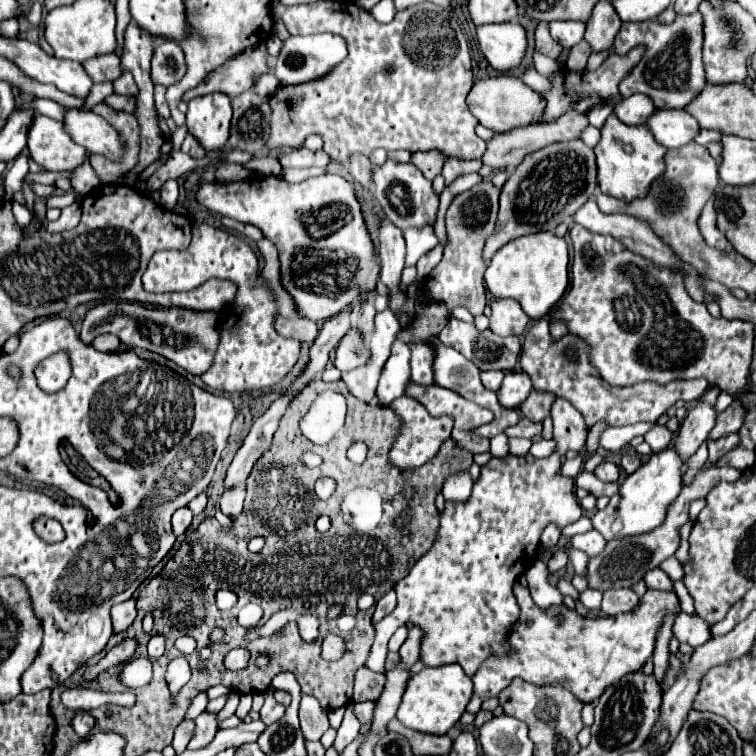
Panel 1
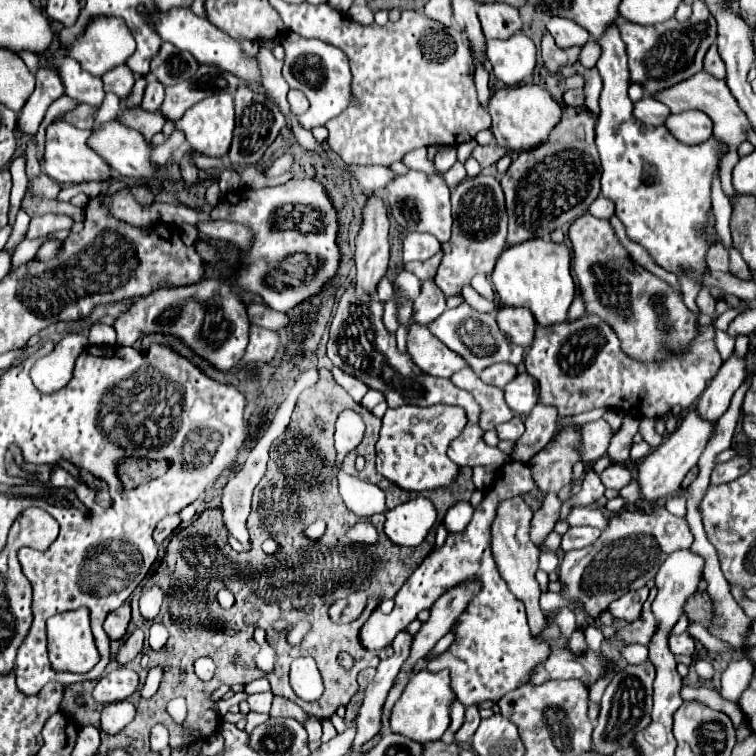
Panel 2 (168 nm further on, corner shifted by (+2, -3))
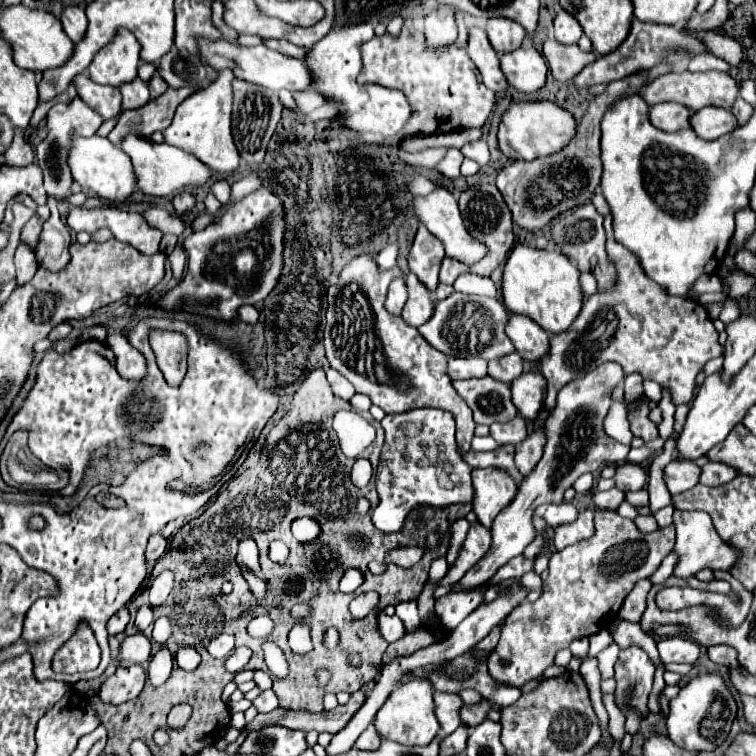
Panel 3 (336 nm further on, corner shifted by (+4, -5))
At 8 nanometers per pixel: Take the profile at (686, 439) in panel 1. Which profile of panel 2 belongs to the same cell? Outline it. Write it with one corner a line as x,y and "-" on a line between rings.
732,352
730,358
720,366
718,374
712,378
710,386
700,396
696,404
698,412
708,420
720,418
728,410
734,392
742,386
746,376
748,376
746,358

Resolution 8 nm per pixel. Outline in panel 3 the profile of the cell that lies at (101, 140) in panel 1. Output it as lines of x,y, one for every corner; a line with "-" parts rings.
124,136
120,148
132,162
138,188
150,196
170,196
188,186
202,186
210,176
210,168
206,164
176,146
168,146
166,142
152,144
152,140
144,140
140,136

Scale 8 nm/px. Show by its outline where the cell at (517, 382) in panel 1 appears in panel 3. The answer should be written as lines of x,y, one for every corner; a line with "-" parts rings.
528,372
518,376
512,382
512,402
518,408
520,416
528,422
536,420
542,406
544,406
544,388
546,380
540,376
540,372

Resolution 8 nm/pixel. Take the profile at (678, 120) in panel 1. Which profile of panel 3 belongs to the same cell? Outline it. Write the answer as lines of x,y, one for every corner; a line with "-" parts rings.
708,106
690,114
690,128
702,140
716,140
736,128
736,118
730,110

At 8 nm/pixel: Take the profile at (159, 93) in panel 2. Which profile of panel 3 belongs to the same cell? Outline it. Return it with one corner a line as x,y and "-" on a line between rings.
154,74
152,80
148,82
148,88
150,88
150,98
156,98
168,90
168,84
158,74

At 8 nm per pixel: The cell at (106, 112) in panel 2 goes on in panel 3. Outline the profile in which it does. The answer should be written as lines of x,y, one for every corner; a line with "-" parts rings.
78,96
68,102
68,104
54,104
48,112
48,136
44,142
36,146
36,162
44,172
44,188
50,192
56,200
64,200
68,196
68,188
72,186
72,176
66,166
66,156
68,156
68,144
70,144
70,130
74,130
78,136
92,136
96,130
102,126
104,118
98,116
92,108
88,108

